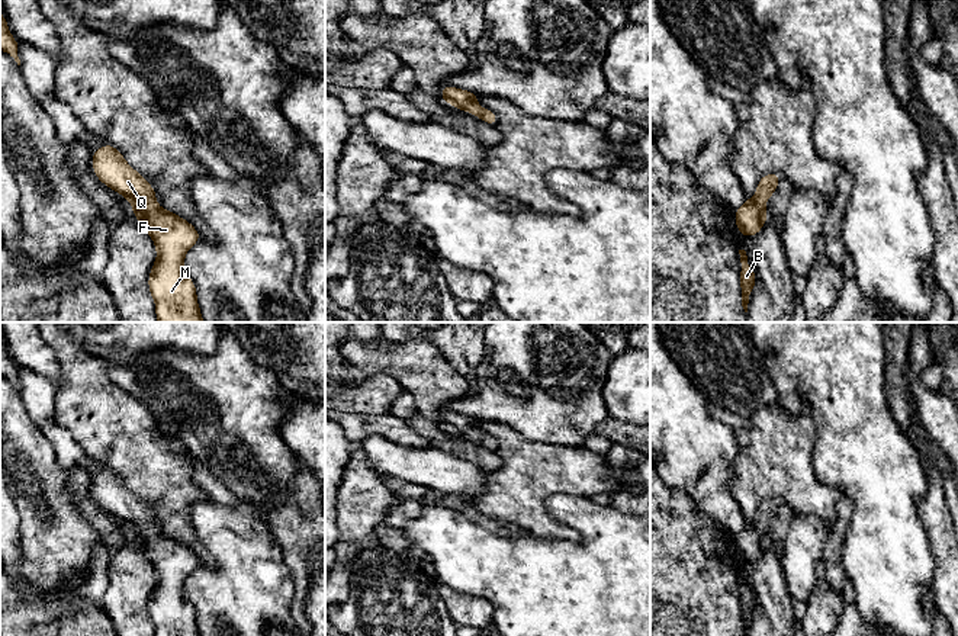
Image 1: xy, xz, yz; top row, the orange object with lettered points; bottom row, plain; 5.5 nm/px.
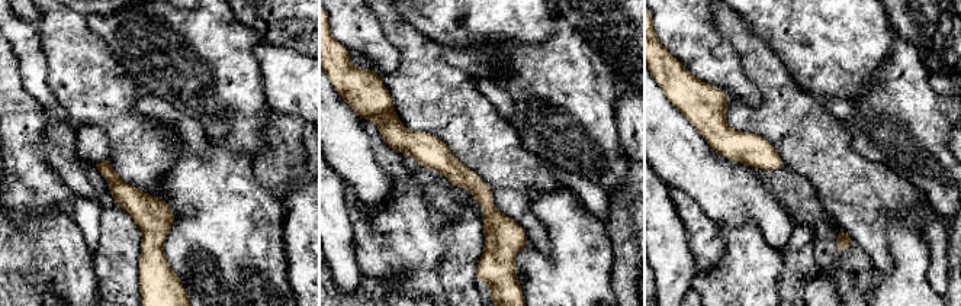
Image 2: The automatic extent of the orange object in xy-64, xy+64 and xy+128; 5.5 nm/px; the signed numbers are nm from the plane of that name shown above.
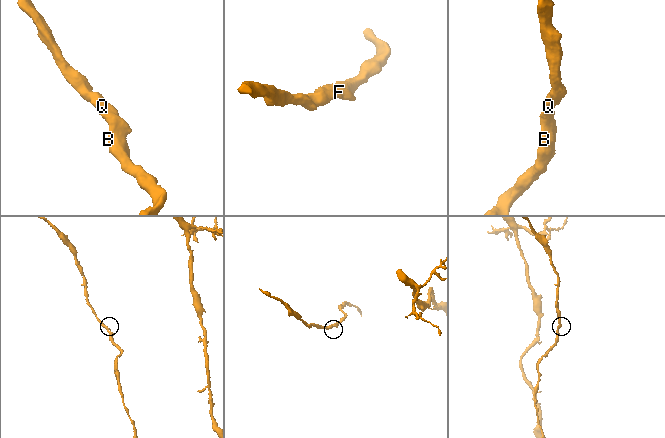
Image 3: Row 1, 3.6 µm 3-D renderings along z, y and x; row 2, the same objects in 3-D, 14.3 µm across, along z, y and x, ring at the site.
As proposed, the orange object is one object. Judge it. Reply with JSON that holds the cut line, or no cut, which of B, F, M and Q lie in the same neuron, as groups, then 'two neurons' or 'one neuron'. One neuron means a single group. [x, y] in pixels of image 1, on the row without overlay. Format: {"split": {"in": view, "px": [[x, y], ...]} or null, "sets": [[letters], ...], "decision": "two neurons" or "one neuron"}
{"split": null, "sets": [["B", "F", "M", "Q"]], "decision": "one neuron"}

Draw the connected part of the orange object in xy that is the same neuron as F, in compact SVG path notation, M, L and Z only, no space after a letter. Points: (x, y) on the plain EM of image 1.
M110 468L91 478L93 500L106 511L129 526L134 542L155 569L157 584L148 600L148 614L155 636L200 636L195 607L184 597L184 581L202 563L184 543L155 529L155 514L132 494L123 479Z

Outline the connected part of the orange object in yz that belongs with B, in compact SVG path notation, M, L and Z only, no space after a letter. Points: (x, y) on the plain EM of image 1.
M739 575L740 579L740 619L742 619L742 632L748 636L749 623L752 620L753 611L758 604L752 591L748 588L748 581L745 575Z

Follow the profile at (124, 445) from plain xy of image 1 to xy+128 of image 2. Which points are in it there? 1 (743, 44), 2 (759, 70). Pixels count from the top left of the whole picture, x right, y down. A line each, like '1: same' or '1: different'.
1: same
2: same

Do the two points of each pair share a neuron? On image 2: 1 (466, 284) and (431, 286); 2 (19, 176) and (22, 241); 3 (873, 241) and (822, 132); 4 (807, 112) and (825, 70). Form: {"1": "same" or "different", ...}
{"1": "different", "2": "different", "3": "same", "4": "different"}

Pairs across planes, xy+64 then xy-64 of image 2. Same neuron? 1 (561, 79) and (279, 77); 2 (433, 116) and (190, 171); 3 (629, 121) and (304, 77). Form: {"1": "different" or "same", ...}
{"1": "different", "2": "different", "3": "same"}

